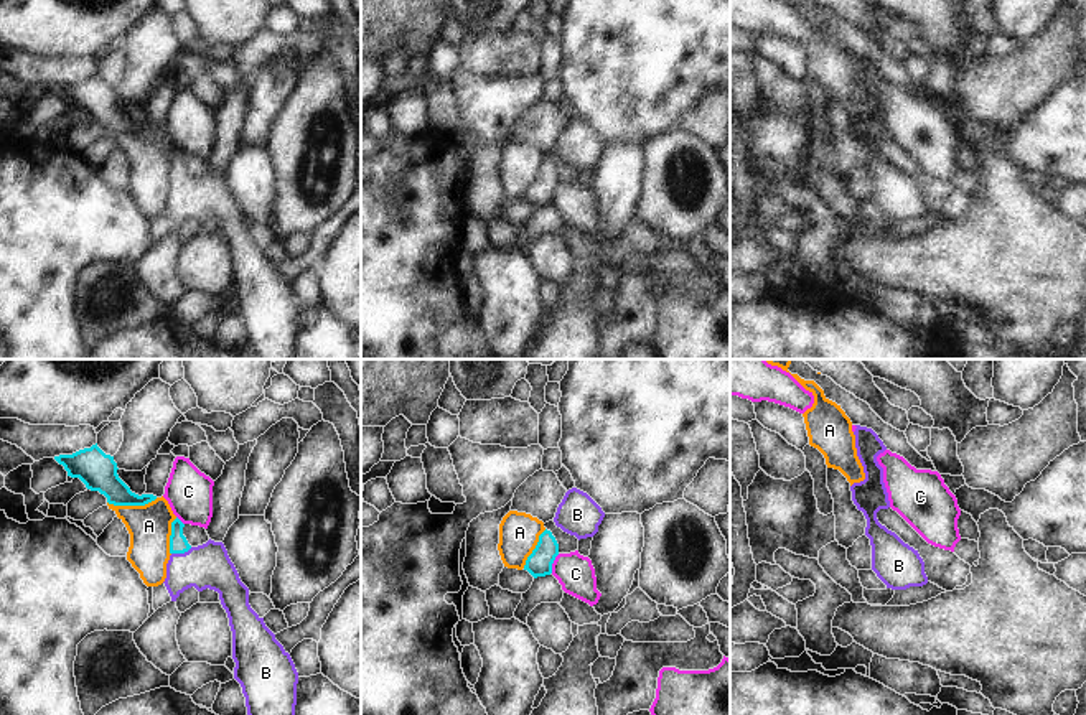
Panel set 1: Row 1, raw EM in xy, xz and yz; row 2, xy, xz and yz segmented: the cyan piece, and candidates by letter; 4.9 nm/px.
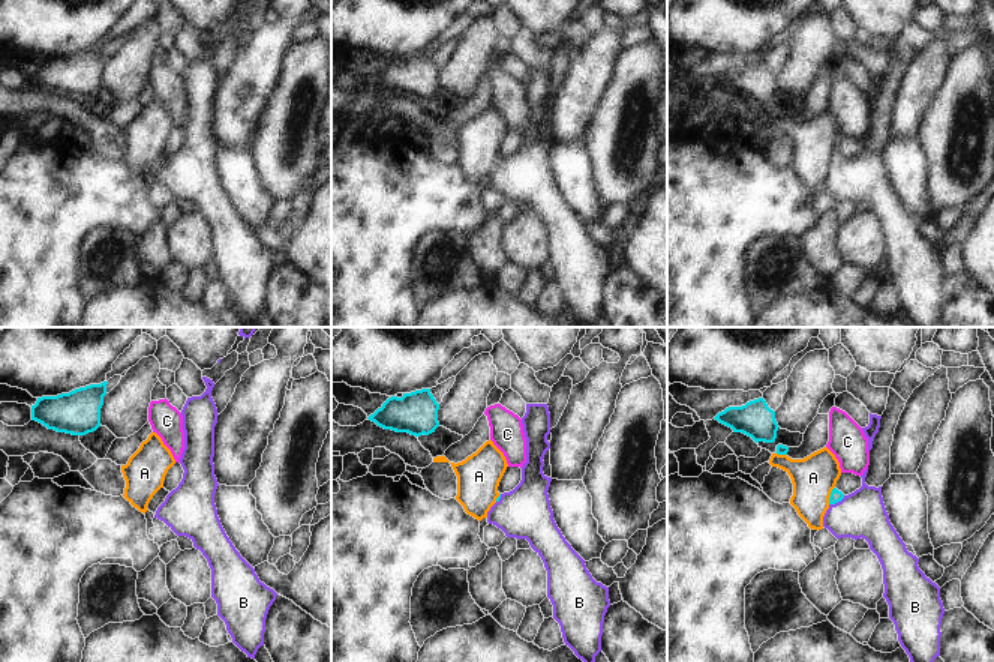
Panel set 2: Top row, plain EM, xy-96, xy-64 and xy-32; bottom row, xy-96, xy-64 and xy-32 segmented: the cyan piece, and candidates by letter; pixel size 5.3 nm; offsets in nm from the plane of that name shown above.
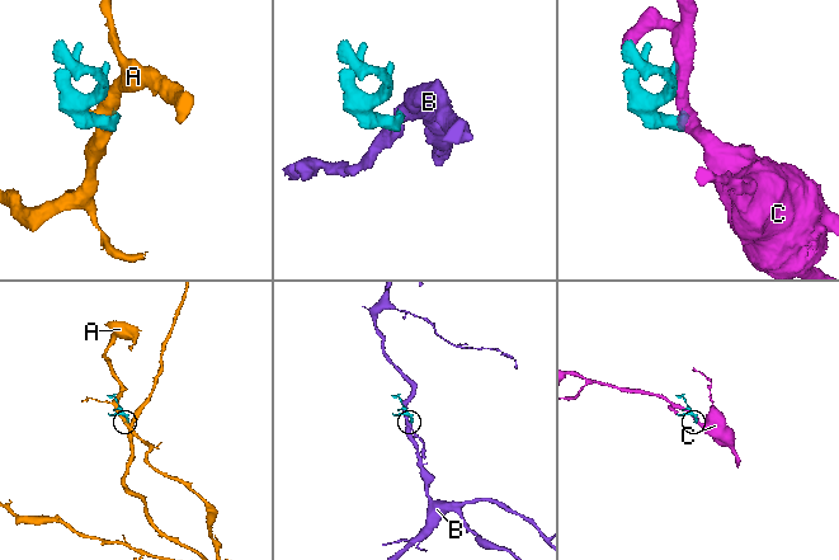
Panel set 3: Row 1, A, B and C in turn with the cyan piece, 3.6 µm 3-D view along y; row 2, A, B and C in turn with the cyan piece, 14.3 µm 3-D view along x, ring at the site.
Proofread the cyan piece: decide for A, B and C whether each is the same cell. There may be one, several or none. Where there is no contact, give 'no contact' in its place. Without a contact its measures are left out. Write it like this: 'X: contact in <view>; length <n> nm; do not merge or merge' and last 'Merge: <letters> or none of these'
A: contact in xy; length 240 nm; do not merge
B: contact in xy; length 110 nm; merge
C: contact in xz; length 100 nm; do not merge
Merge: B

